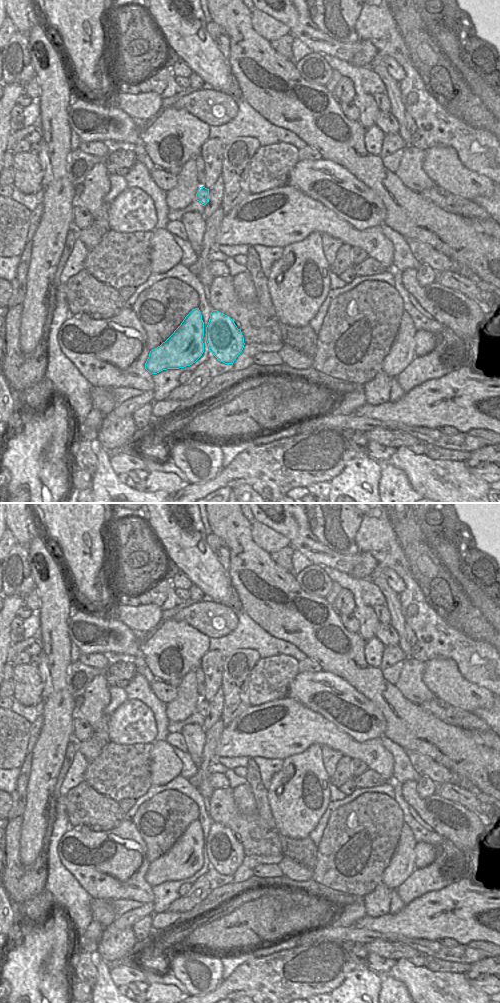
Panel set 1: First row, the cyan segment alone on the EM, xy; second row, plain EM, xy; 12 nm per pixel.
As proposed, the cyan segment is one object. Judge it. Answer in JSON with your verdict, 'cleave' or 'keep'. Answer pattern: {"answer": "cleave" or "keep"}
{"answer": "keep"}

